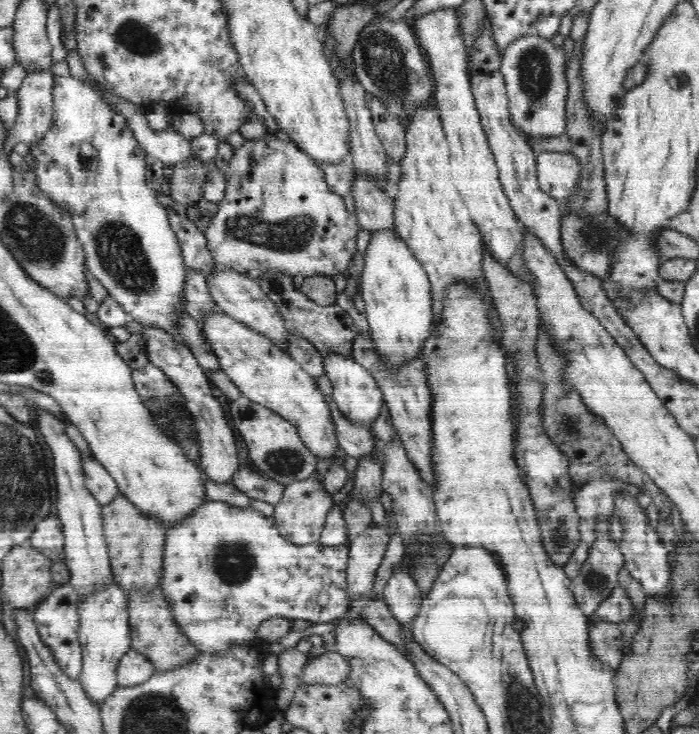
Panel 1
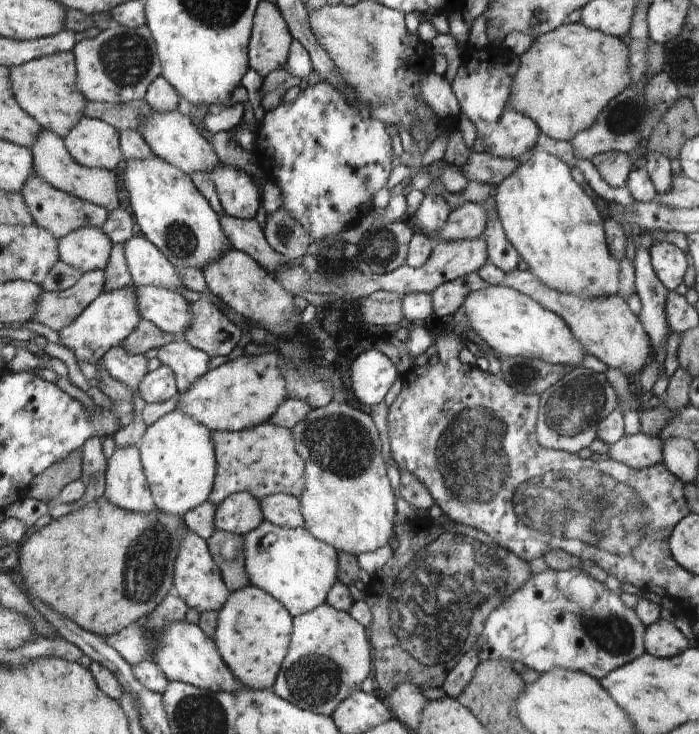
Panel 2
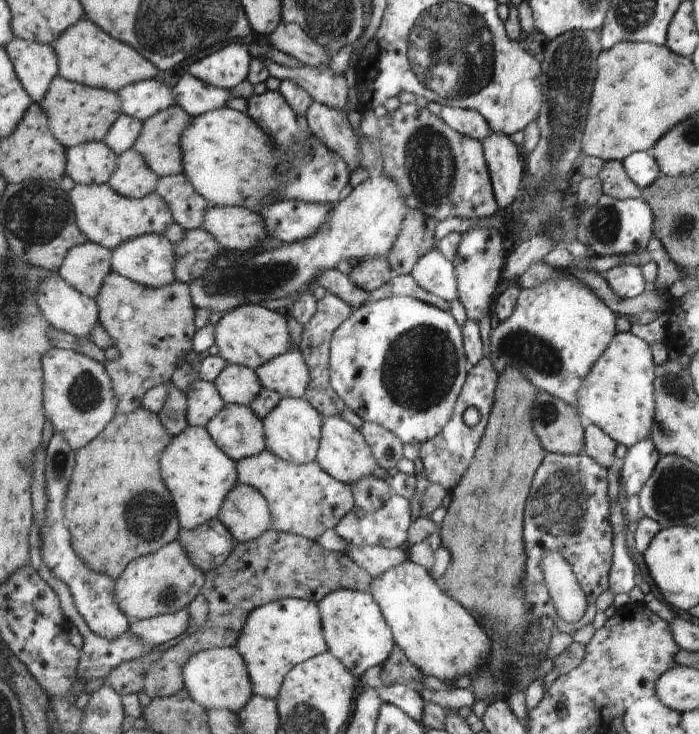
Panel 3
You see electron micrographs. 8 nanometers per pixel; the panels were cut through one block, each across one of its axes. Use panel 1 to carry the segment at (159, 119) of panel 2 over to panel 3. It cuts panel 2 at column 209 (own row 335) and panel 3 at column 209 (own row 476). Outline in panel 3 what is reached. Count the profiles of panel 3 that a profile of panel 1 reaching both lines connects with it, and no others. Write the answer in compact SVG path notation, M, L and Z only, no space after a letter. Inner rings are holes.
M210 204L203 216L203 229L226 249L250 250L270 237L261 214L244 207Z

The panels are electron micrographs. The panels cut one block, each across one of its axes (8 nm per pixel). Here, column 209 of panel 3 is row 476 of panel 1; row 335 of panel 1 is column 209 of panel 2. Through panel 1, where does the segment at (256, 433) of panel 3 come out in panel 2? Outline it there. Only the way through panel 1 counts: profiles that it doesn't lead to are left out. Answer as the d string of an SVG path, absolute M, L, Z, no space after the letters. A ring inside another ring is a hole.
M184 338L161 346L157 358L162 365L168 366L174 372L178 394L186 392L188 386L192 386L210 370L210 356L192 348Z

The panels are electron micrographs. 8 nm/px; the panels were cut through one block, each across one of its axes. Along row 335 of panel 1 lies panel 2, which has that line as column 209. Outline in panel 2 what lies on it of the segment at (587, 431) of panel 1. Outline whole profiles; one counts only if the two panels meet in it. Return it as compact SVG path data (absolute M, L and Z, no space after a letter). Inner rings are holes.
M216 530L209 539L206 539L220 570L220 576L230 592L242 590L250 584L244 541L243 535L221 530Z

